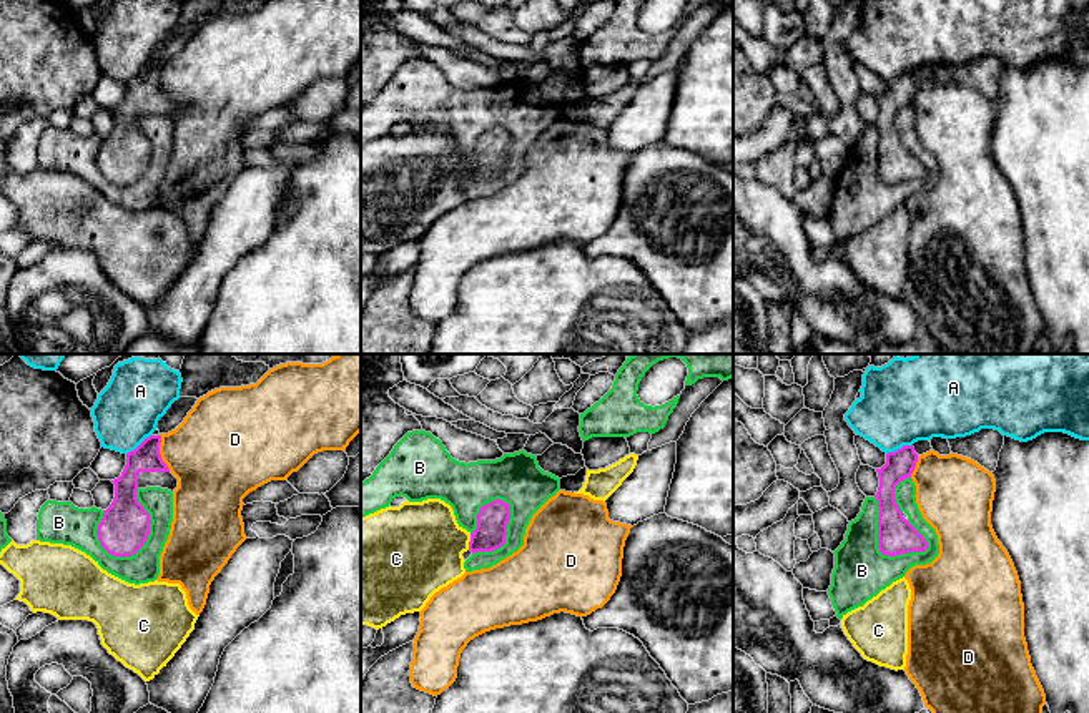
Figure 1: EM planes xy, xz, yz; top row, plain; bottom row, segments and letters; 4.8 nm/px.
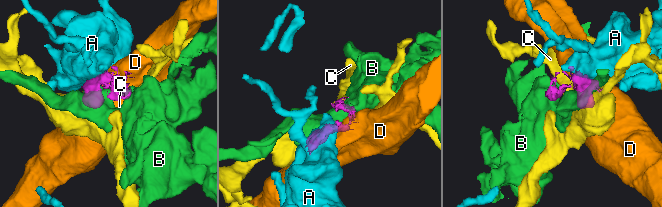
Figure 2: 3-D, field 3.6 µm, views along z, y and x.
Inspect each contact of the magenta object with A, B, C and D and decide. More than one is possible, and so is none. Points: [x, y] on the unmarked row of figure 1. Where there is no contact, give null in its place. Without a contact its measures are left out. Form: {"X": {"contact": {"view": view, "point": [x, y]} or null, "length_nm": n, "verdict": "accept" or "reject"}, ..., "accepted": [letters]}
{"A": {"contact": {"view": "yz", "point": [898, 77]}, "length_nm": 140, "verdict": "reject"}, "B": {"contact": {"view": "xy", "point": [148, 162]}, "length_nm": 360, "verdict": "reject"}, "C": {"contact": {"view": "xz", "point": [469, 170]}, "length_nm": 80, "verdict": "reject"}, "D": {"contact": {"view": "xy", "point": [160, 82]}, "length_nm": 180, "verdict": "reject"}, "accepted": []}

